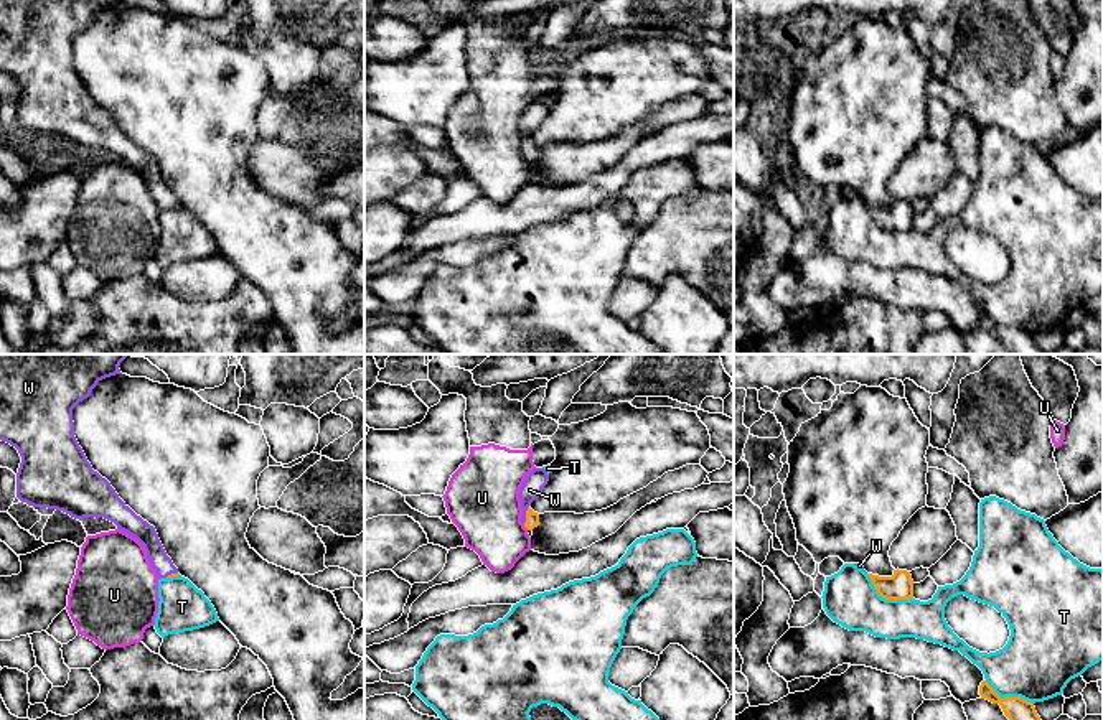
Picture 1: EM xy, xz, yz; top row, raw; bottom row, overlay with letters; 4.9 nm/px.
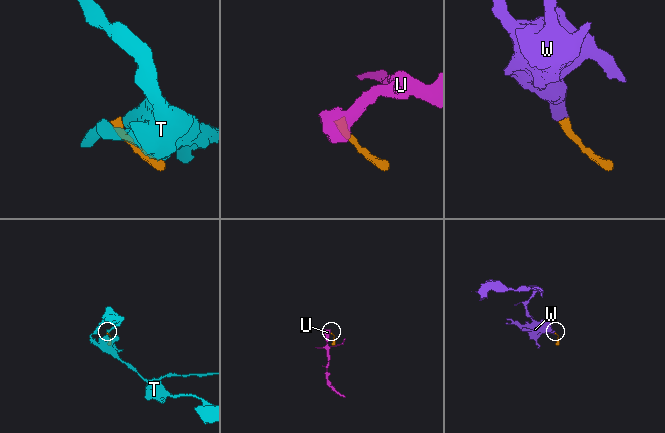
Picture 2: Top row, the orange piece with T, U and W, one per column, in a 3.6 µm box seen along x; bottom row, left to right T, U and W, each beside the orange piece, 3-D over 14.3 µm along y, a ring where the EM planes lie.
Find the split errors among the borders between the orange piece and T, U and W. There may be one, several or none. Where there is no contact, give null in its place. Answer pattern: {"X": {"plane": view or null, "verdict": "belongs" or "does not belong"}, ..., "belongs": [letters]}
{"T": {"plane": "yz", "verdict": "does not belong"}, "U": {"plane": "xz", "verdict": "does not belong"}, "W": {"plane": "xz", "verdict": "belongs"}, "belongs": ["W"]}

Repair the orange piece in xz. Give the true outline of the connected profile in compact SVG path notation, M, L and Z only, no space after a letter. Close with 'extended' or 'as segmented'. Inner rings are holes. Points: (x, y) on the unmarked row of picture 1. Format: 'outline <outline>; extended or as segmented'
outline M534 99L524 110L519 120L519 130L523 138L521 153L528 161L533 161L539 157L539 145L534 143L529 137L534 130L539 129L542 119L547 115L549 105L544 99Z; extended

